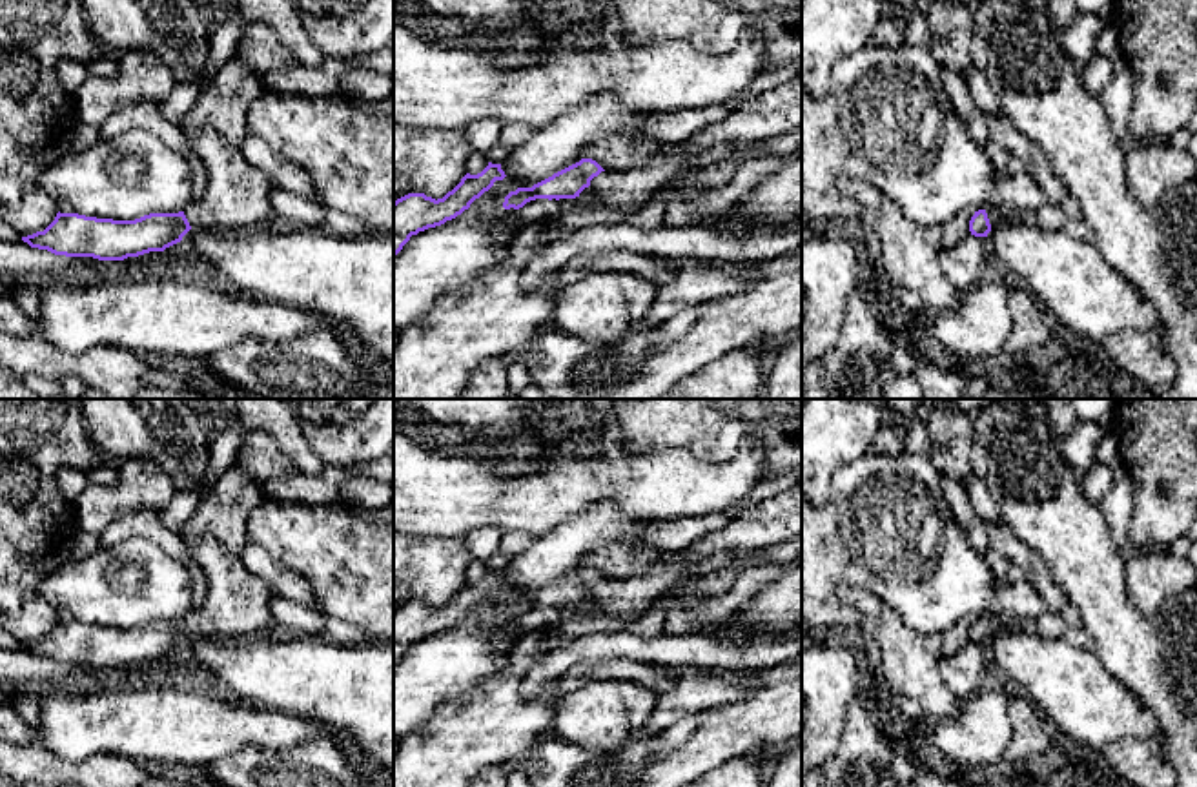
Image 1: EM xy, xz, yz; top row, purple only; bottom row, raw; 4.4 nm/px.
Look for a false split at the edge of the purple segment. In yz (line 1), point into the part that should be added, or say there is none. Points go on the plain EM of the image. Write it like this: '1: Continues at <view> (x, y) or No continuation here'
1: Continues at yz (995, 625)

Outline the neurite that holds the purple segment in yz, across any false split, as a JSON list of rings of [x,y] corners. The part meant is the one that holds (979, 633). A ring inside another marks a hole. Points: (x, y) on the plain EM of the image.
[[[989,614],[986,618],[975,619],[975,623],[969,629],[969,639],[975,645],[987,645],[987,641],[1002,630],[1002,618],[997,614]]]

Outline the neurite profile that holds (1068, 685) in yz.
[[[1020,629],[1002,630],[987,641],[991,670],[1013,690],[1026,694],[1035,707],[1068,738],[1102,749],[1122,738],[1161,734],[1159,718],[1100,663],[1093,650],[1075,647],[1064,636],[1042,638]]]

